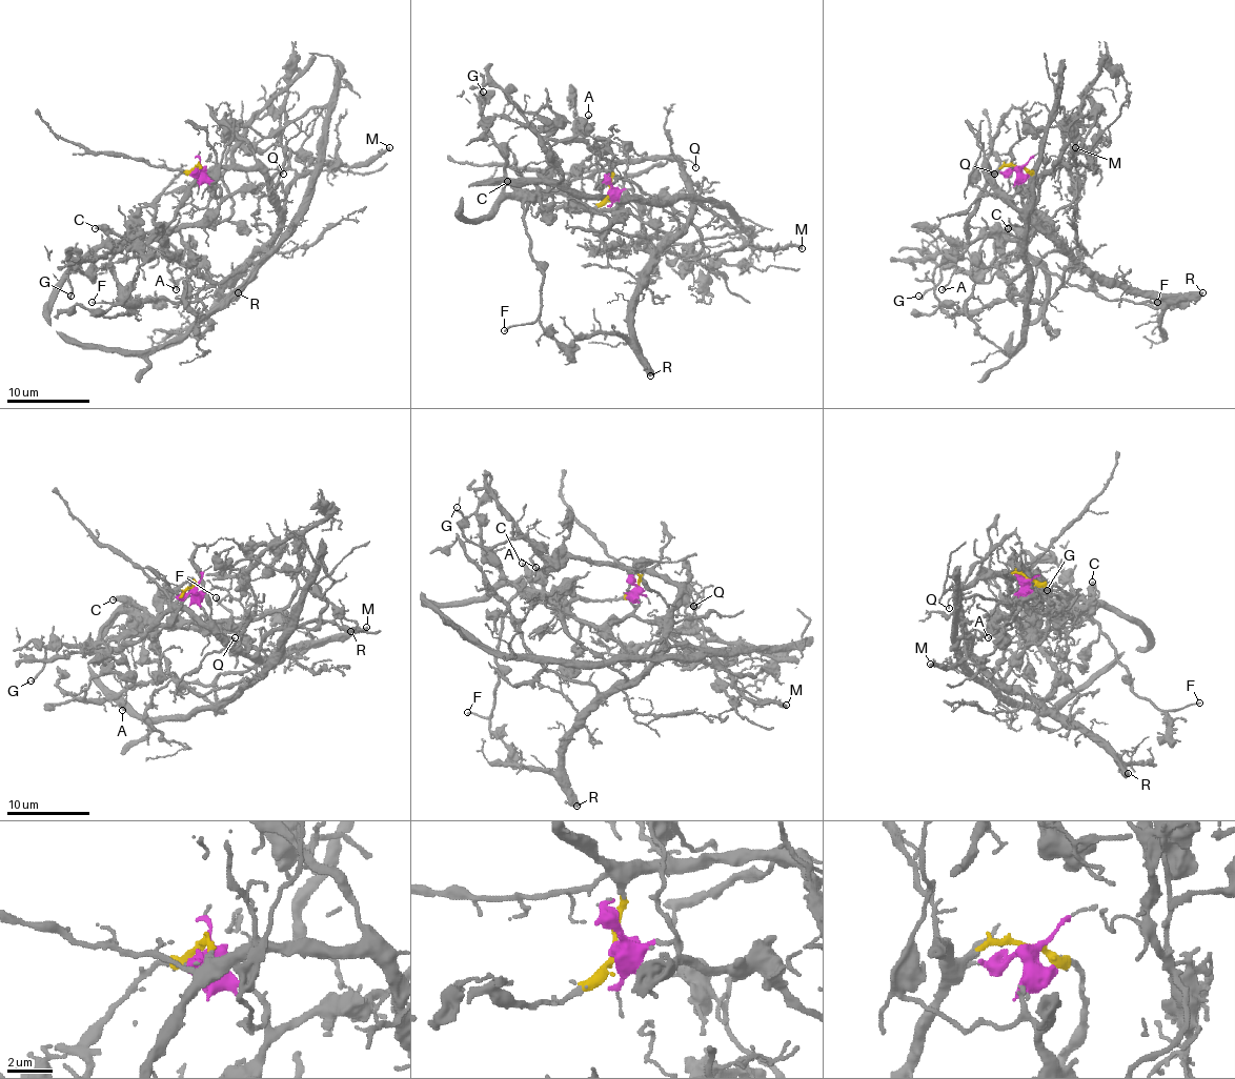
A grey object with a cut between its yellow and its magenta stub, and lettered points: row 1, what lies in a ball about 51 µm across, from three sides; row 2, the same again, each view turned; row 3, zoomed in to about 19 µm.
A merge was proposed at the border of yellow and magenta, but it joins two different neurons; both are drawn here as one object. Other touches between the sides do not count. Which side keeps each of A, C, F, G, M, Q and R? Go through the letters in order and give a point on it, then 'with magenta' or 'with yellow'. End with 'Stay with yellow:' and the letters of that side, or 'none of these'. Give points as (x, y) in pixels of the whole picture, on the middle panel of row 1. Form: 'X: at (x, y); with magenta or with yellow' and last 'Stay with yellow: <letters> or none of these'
A: at (588, 115); with magenta
C: at (507, 181); with magenta
F: at (504, 330); with magenta
G: at (483, 92); with magenta
M: at (802, 248); with yellow
Q: at (695, 167); with yellow
R: at (650, 375); with yellow
Stay with yellow: M, Q, R

